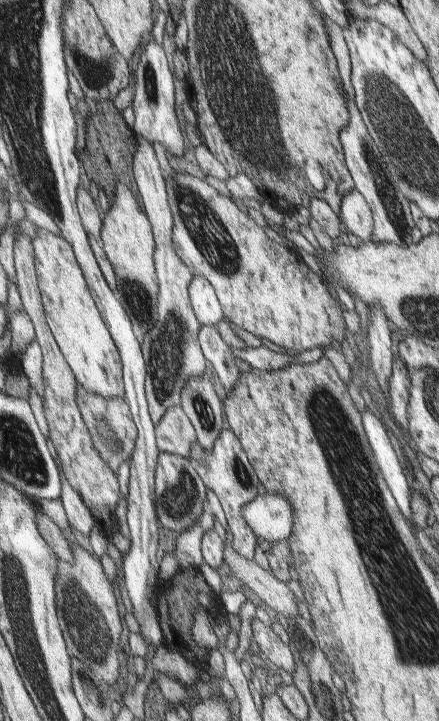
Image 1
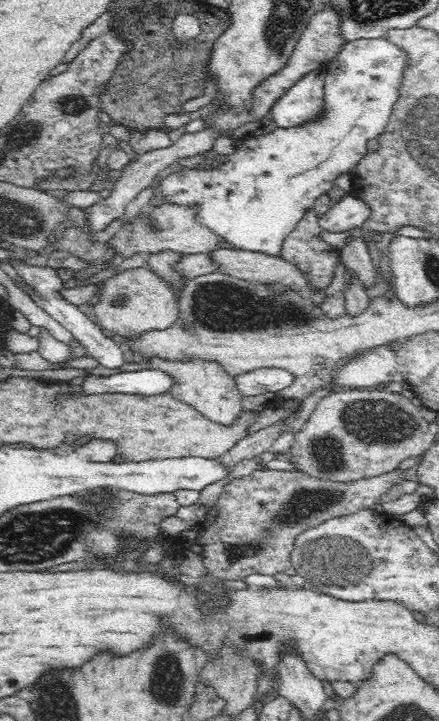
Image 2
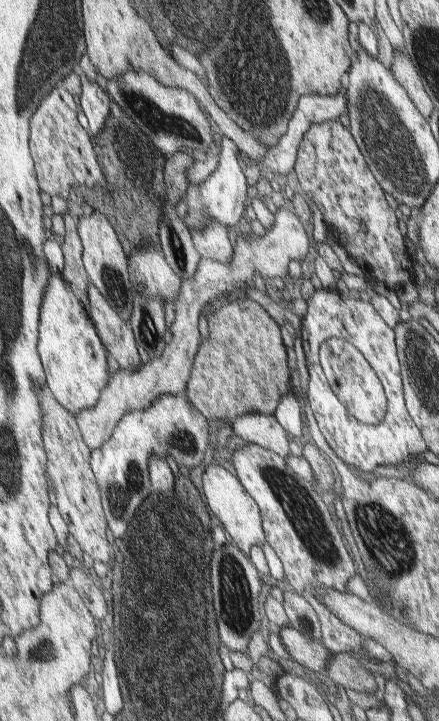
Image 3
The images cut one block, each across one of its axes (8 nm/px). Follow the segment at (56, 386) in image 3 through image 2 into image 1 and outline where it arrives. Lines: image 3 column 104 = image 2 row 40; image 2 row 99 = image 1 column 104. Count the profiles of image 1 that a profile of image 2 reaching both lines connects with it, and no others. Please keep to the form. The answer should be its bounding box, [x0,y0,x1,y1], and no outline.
[33,229,126,397]

